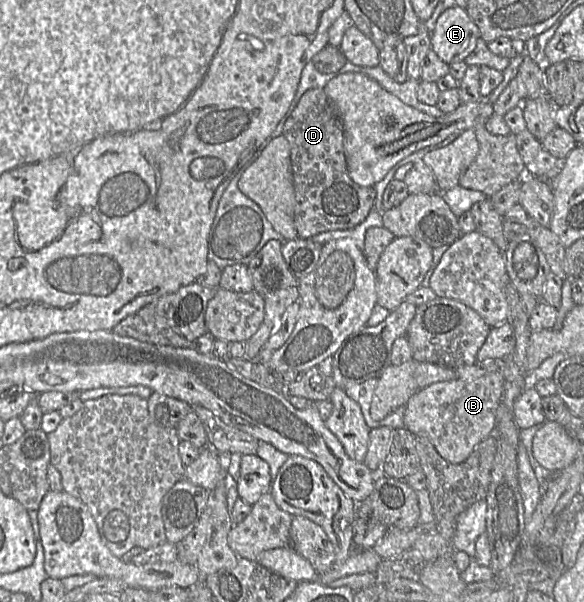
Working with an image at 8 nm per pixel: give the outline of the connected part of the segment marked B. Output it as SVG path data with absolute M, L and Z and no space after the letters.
M501 369L474 380L456 379L430 384L419 389L405 404L403 425L412 434L426 437L445 460L462 463L494 429L504 384Z

